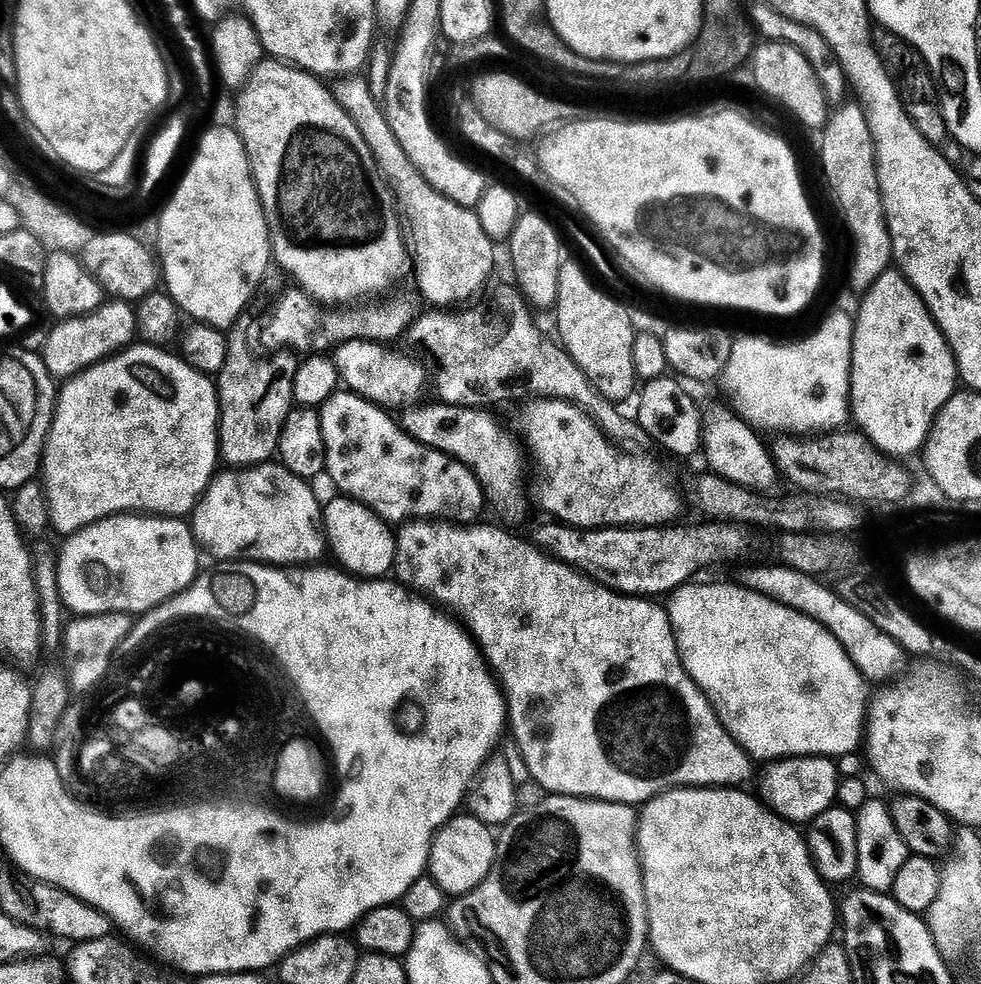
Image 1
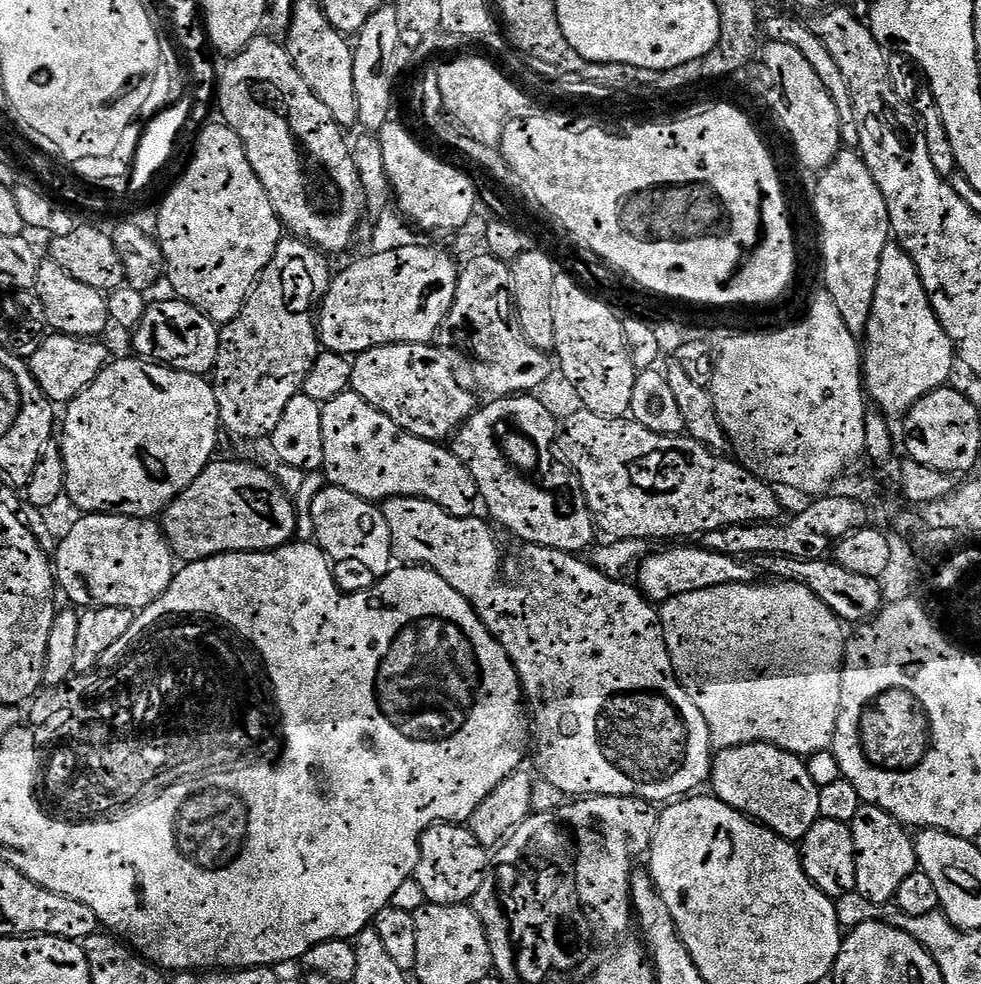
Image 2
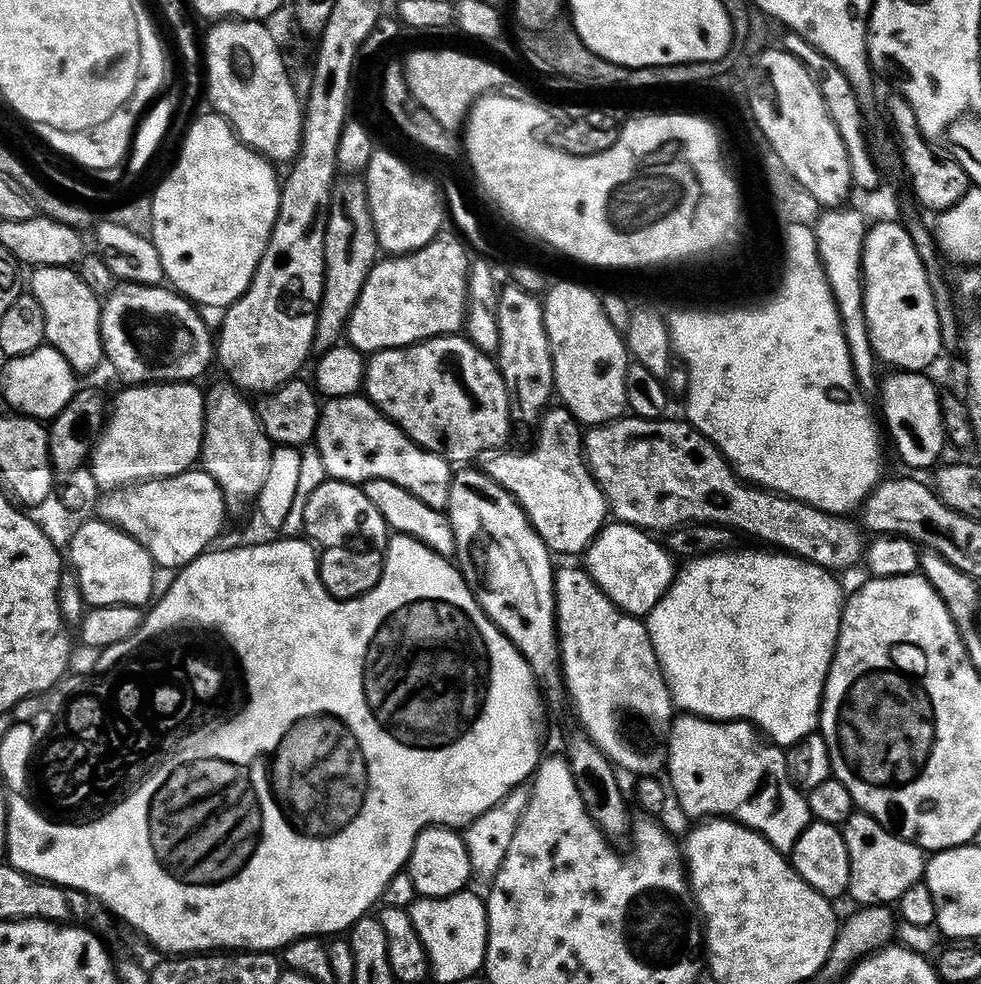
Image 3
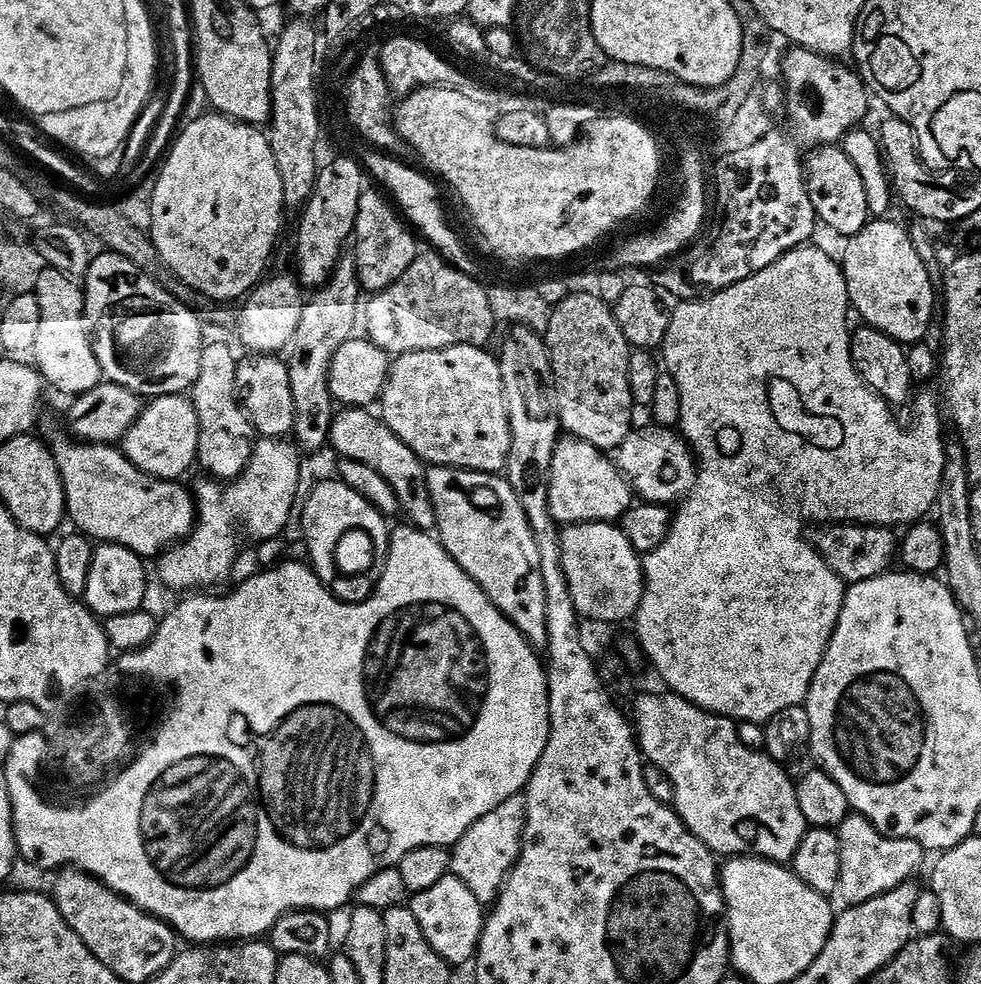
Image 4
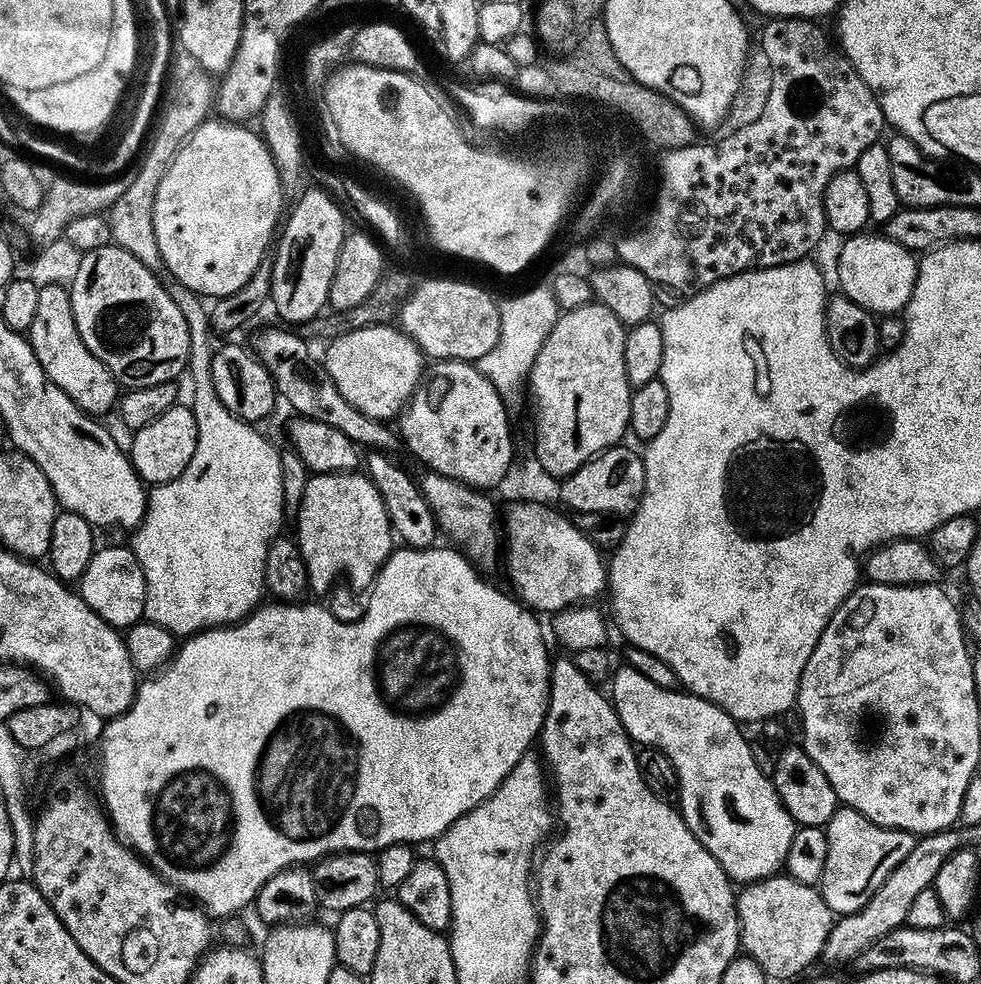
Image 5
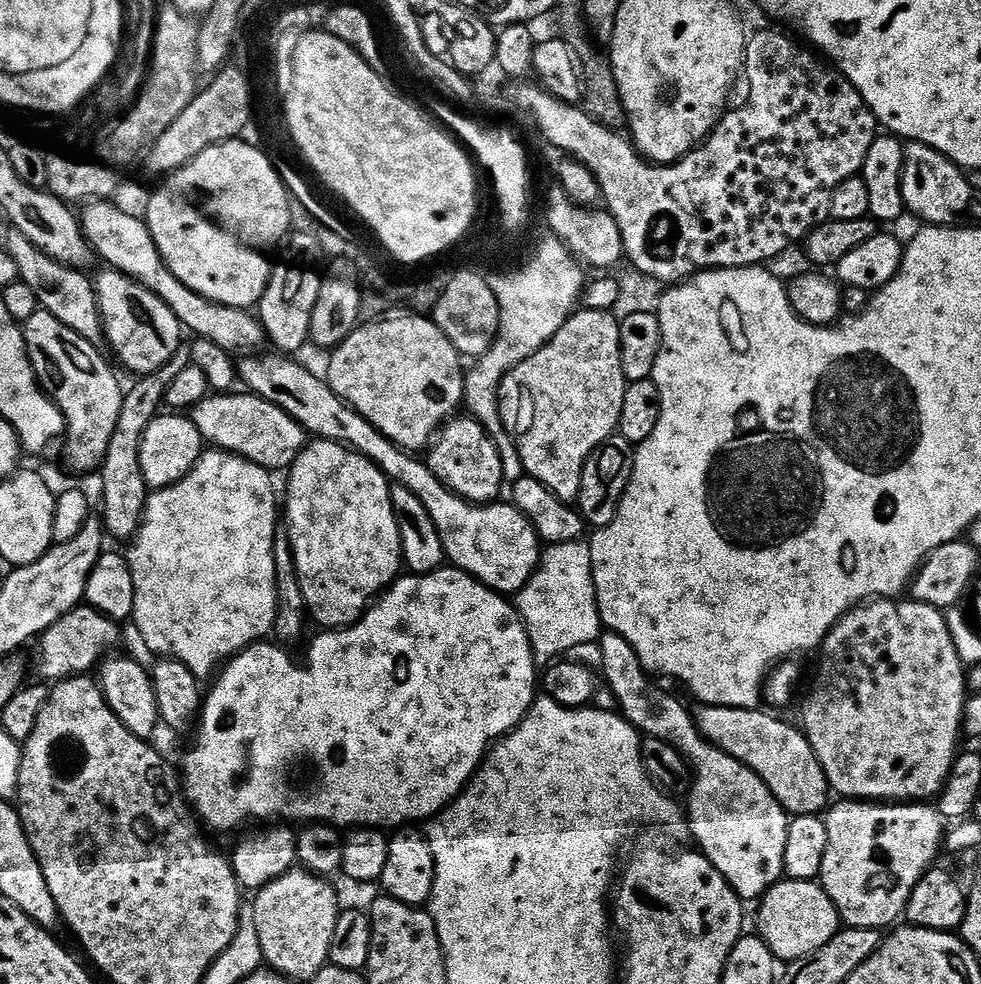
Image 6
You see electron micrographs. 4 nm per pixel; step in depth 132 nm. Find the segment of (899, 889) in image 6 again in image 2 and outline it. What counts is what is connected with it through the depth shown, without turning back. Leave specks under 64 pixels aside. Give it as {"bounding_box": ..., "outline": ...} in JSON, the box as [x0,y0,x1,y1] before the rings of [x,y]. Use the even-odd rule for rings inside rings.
{"bounding_box":[850,803,918,904],"outline":[[[861,803],[850,827],[856,851],[856,891],[875,904],[889,903],[895,897],[898,886],[902,886],[902,882],[906,882],[906,878],[910,878],[910,874],[918,868],[909,829],[877,804],[865,803]]]}

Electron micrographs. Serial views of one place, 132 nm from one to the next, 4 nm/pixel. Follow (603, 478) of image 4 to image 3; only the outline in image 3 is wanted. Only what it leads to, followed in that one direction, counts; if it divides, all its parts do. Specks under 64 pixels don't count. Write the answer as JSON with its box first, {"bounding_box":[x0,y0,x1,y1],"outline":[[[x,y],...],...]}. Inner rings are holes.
{"bounding_box":[486,408,610,557],"outline":[[[567,408],[557,409],[557,412],[545,411],[539,421],[540,437],[529,456],[501,451],[487,461],[486,471],[491,480],[502,485],[524,507],[528,521],[542,542],[546,542],[549,552],[557,557],[576,556],[579,552],[580,555],[587,553],[592,541],[609,523],[610,505],[608,495],[600,489],[586,459],[586,436],[581,425]]]}

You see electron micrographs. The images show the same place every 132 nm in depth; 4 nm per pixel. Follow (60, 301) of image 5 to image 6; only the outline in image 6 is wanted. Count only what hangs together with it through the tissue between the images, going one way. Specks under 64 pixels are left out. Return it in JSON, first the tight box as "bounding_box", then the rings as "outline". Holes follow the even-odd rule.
{"bounding_box":[22,310,125,473],"outline":[[[43,310],[35,312],[29,320],[23,321],[22,331],[24,345],[28,347],[28,361],[36,371],[37,381],[64,416],[66,440],[68,438],[64,456],[69,466],[76,472],[95,473],[103,465],[118,425],[125,389],[120,388],[119,378],[98,352],[97,345],[58,322],[54,314]]]}

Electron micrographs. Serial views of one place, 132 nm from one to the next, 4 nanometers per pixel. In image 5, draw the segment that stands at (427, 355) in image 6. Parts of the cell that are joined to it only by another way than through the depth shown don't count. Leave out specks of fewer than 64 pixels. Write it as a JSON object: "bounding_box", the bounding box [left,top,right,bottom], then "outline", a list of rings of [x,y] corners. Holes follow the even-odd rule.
{"bounding_box":[322,326,426,422],"outline":[[[396,326],[363,328],[331,341],[328,357],[322,360],[334,386],[362,414],[392,422],[412,402],[416,389],[426,376],[426,357],[419,346]],[[393,419],[393,420],[392,420]]]}

